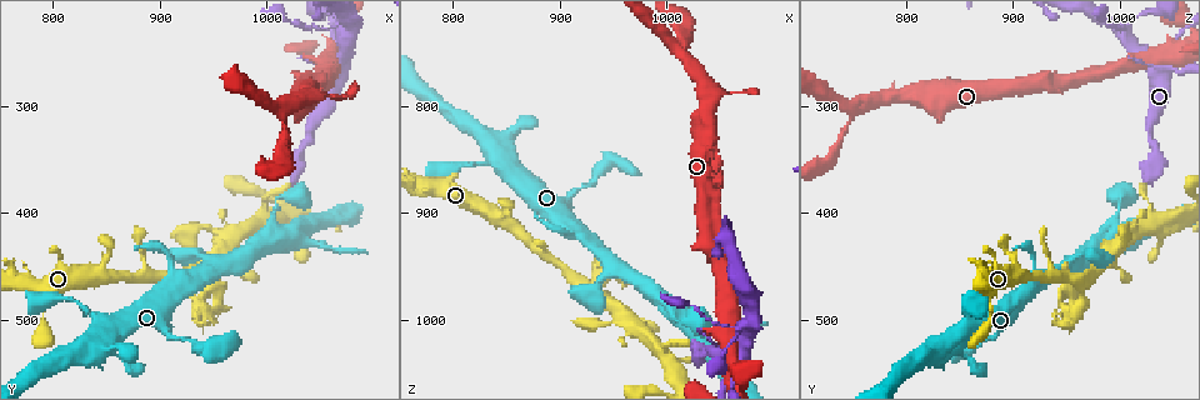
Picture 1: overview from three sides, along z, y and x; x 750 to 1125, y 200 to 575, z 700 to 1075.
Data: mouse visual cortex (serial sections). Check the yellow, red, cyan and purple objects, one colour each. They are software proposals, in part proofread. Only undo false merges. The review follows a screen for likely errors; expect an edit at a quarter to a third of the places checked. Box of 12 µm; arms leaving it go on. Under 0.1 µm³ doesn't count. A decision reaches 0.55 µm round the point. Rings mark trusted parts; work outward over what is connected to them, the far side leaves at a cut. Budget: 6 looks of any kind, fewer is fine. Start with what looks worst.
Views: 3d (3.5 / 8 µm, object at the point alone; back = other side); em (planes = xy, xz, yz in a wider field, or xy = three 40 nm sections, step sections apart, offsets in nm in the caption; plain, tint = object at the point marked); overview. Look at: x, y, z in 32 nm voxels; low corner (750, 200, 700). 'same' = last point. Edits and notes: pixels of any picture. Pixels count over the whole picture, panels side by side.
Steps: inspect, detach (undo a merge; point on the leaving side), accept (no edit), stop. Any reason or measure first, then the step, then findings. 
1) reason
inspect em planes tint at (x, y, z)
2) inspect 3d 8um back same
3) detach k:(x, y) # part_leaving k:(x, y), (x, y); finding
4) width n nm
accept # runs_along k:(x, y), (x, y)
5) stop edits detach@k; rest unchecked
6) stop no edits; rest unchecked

side arm on a straight run
inspect 3d 3.5um at (1080, 234, 1002)

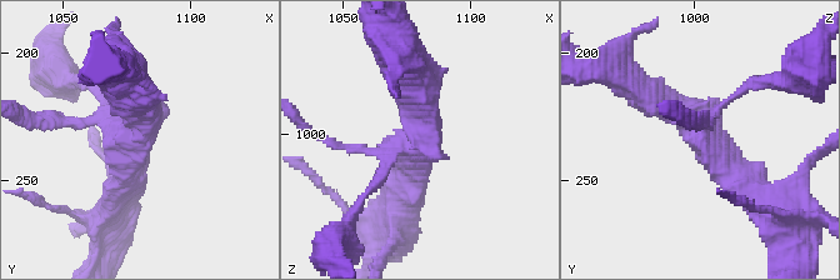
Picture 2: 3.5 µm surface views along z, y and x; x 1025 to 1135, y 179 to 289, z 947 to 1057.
shape alone is not enough
inspect em xy step 5 tint at (1079, 230, 1002)

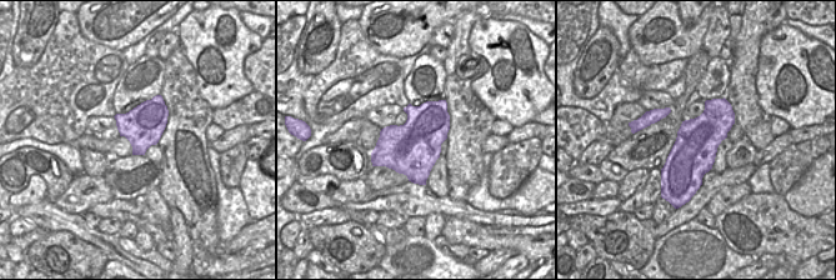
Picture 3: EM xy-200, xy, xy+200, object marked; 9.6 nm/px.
accept # runs_along 2:(756, 189), (690, 116), (641, 89); one cell here

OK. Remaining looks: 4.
narrows sharply
inspect 3d 3.5um at (1016, 320, 746)

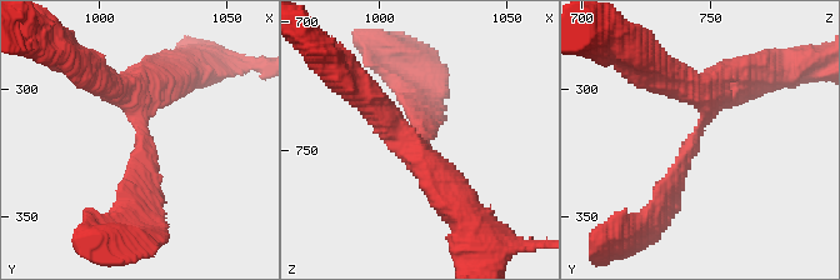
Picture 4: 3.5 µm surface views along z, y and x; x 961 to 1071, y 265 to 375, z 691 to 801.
inspect em xy step 2 tint at (1017, 318, 745)

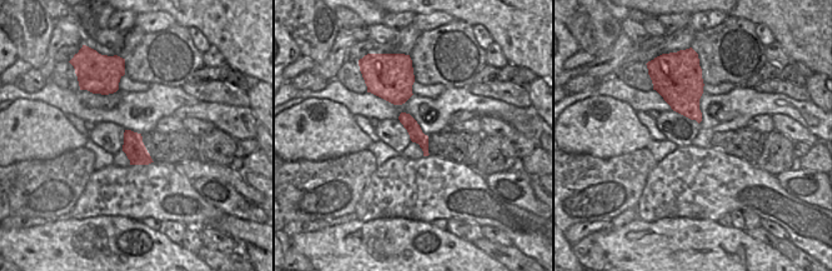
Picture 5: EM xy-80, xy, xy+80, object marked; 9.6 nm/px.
arm_widths 200, 350 nm
accept # runs_along 4:(740, 80), (708, 106), (660, 210); one cell here

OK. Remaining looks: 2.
inspect 3d 3.5um at (792, 492, 882)

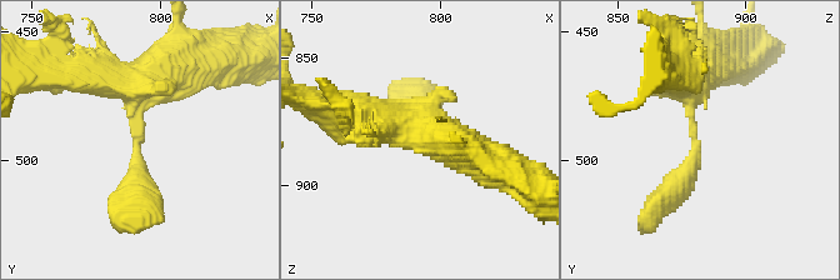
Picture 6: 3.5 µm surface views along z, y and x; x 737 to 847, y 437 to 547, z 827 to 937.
inspect em xy step 3 tint at (791, 495, 881)

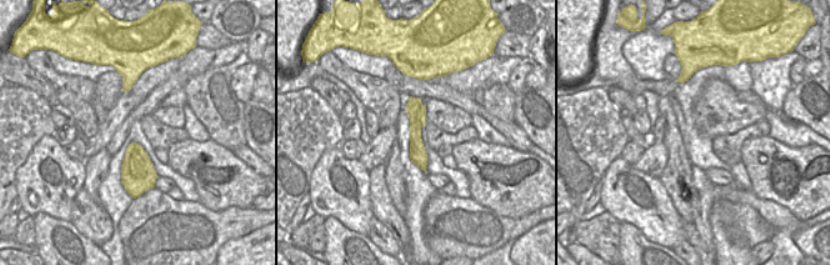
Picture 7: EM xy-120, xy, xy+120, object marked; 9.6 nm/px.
width 190 nm
accept # runs_along 7:(413, 100), (415, 144), (423, 165); continuous, no second cell

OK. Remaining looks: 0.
stop no edits; rest unchecked

